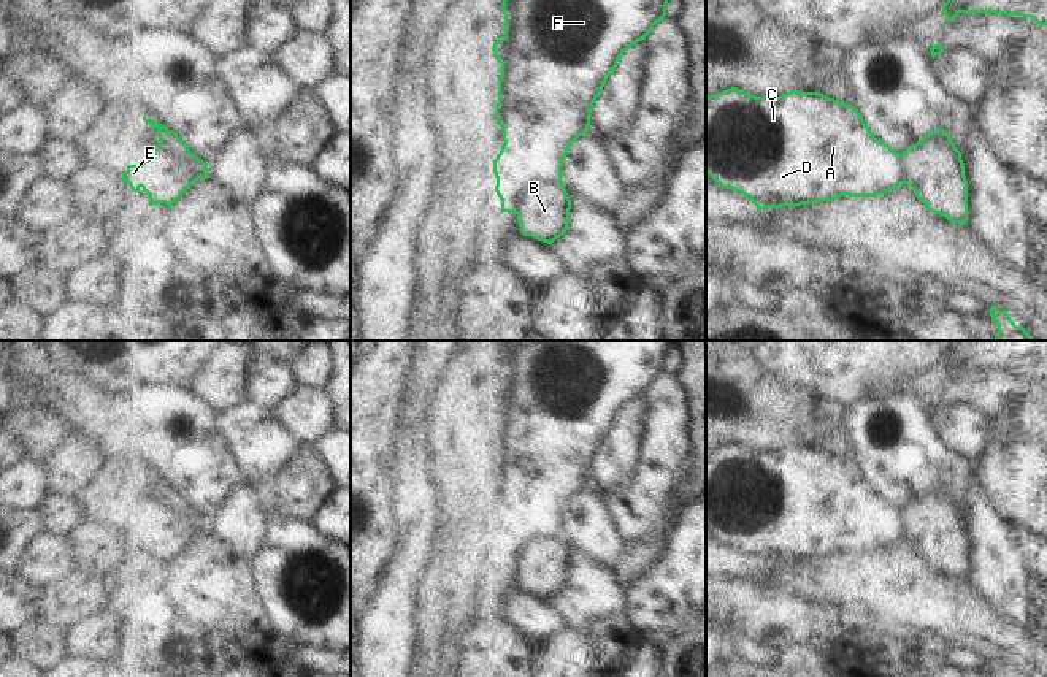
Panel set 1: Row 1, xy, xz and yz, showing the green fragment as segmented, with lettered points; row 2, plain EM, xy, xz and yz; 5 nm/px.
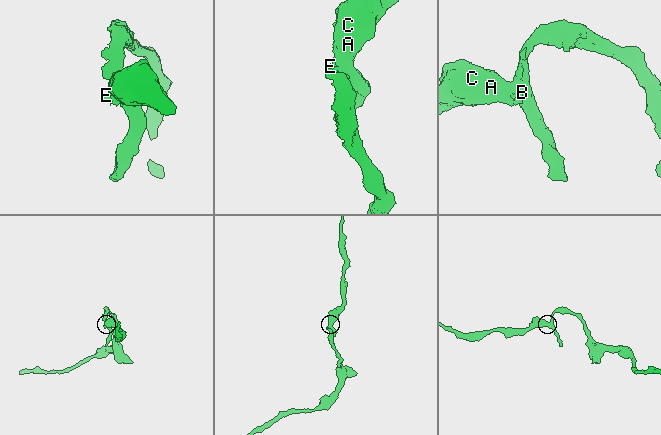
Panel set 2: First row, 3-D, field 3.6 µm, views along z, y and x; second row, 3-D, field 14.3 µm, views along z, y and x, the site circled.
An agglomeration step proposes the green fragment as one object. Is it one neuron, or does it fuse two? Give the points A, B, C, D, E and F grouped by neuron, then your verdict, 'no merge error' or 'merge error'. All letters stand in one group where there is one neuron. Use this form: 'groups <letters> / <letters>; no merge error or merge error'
groups A C D E F / B; merge error

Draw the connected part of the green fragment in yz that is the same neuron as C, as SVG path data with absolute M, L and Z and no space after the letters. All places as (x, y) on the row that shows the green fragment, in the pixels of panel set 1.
M731 87L706 97L706 173L719 186L749 197L758 211L833 201L841 195L877 197L906 184L901 154L871 133L858 109L820 92L803 90L755 97Z

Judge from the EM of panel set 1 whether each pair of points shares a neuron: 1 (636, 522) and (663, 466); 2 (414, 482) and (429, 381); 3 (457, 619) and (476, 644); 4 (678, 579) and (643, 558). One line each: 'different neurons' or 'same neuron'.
1: same neuron
2: same neuron
3: different neurons
4: different neurons

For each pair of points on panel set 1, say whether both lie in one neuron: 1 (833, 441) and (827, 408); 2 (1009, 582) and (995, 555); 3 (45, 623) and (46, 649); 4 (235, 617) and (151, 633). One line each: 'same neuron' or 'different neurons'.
1: same neuron
2: same neuron
3: same neuron
4: same neuron

